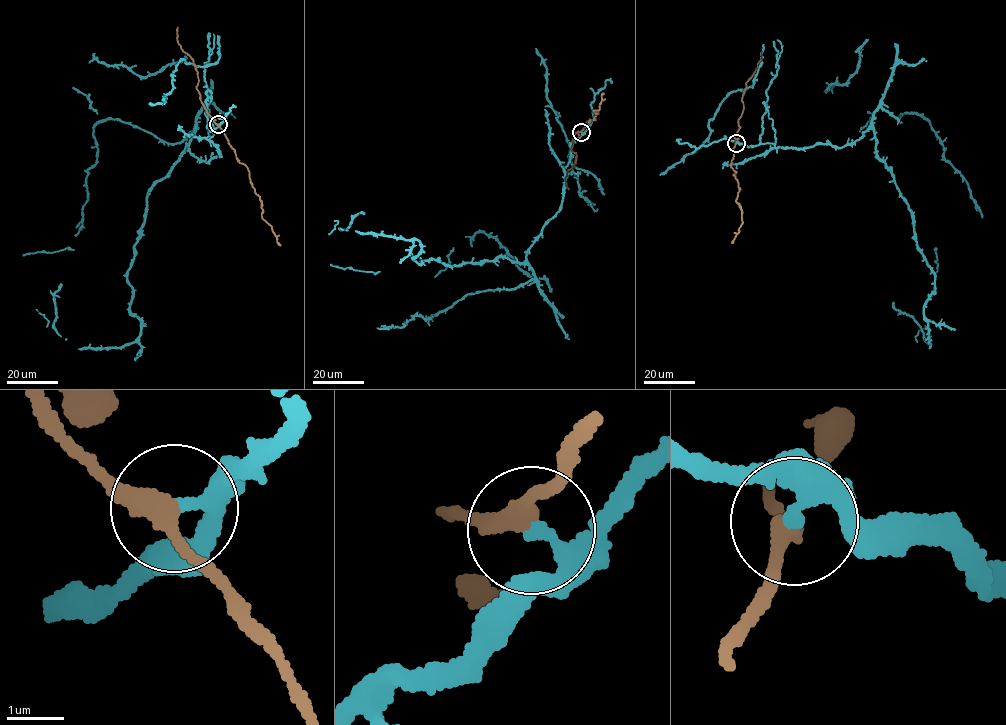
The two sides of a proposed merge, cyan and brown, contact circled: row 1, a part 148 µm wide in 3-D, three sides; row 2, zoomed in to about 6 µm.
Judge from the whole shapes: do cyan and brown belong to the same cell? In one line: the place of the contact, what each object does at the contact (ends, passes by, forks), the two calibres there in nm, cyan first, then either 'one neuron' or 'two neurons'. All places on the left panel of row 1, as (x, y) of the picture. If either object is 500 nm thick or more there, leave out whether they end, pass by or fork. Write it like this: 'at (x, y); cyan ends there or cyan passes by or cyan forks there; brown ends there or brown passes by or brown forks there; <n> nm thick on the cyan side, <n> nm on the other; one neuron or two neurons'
at (218, 124); cyan ends there; brown passes by; 260 nm thick on the cyan side, 300 nm on the other; two neurons

